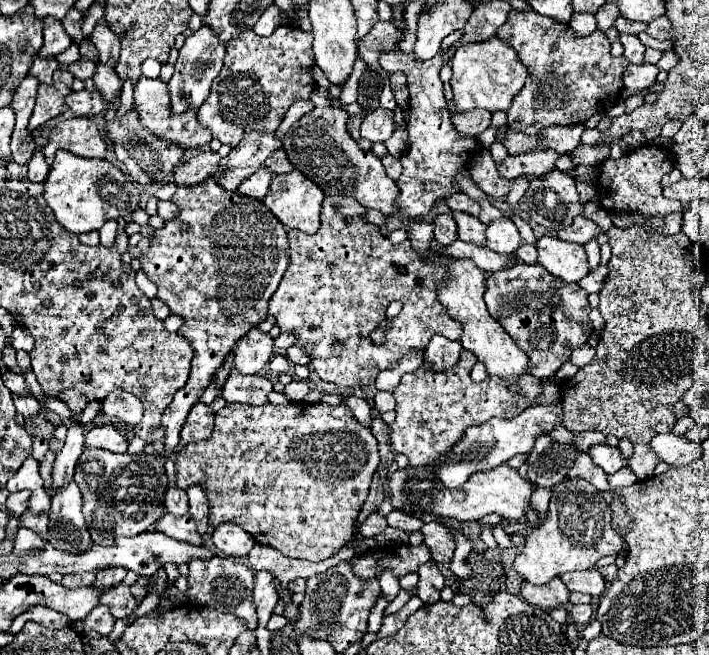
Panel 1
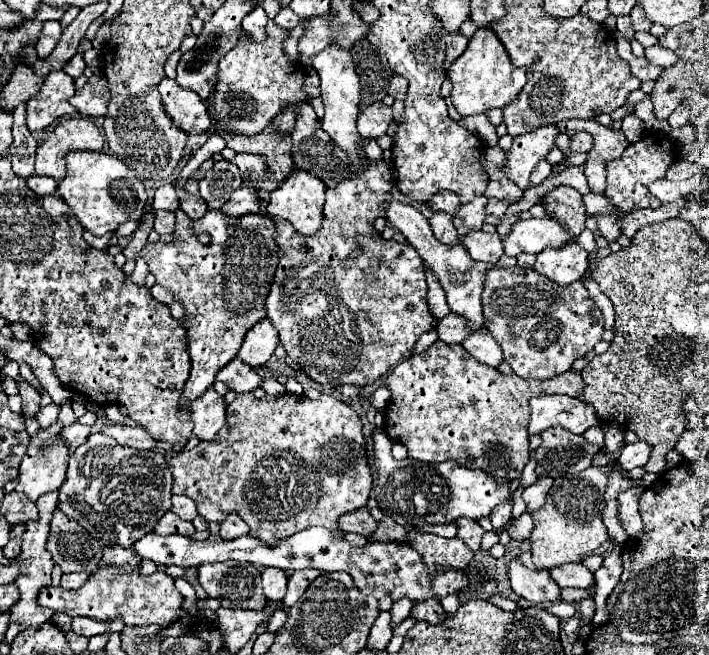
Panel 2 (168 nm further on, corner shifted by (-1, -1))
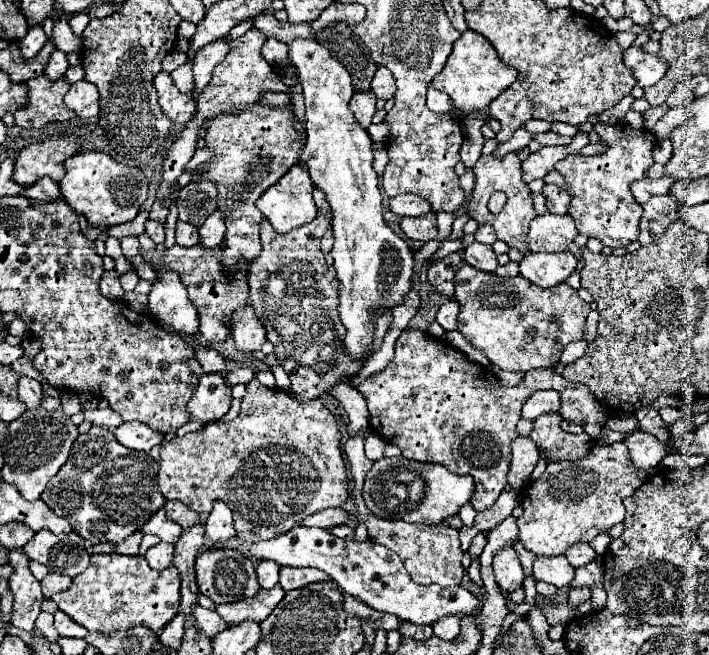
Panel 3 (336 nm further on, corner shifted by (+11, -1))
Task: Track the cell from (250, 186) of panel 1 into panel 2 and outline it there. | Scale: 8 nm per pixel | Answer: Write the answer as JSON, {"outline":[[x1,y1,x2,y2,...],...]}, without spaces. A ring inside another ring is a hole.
{"outline":[[240,186,234,190,230,200,222,206,222,210,230,216,242,216,242,214,254,214,260,212,260,196,254,186]]}

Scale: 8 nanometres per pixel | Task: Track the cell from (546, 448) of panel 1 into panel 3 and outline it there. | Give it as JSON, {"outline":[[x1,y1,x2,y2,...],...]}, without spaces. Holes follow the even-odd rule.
{"outline":[[544,414,536,418,530,438,538,448,544,448,548,462,578,460,588,454,592,438,586,434,568,434,560,428,560,414]]}

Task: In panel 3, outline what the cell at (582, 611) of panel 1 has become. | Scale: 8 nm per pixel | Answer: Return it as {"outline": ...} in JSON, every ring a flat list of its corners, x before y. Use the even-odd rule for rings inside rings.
{"outline":[[584,586,584,588,570,588,570,598,568,598,568,602,572,604,572,606,578,606,578,604,582,604,582,602,586,602,586,600,590,600,590,590]]}

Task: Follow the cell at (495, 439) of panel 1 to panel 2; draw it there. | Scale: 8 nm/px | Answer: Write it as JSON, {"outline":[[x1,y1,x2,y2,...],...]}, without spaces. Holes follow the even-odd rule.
{"outline":[[534,396,530,398,530,434,560,426,572,434,584,434,600,420,592,406,572,396]]}

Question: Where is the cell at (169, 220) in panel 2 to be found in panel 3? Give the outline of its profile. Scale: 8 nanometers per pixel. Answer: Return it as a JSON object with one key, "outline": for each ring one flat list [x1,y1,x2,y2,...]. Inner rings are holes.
{"outline":[[148,220,146,222,146,234,156,242,156,244,162,244,164,242,164,226,156,220]]}

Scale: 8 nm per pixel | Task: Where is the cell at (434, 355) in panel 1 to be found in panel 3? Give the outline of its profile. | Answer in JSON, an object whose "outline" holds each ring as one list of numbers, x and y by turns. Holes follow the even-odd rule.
{"outline":[[448,300,440,306,438,314,436,314,436,322,444,328,444,330,456,330,456,318,460,314,460,304,456,300]]}

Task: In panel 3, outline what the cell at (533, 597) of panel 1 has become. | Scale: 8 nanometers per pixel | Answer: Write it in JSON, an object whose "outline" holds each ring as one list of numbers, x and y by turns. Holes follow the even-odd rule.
{"outline":[[506,546,502,552,496,552,496,556,492,560,492,570,494,570,494,578,502,590,512,592,516,588,522,588,524,572,522,572,520,560,518,560,518,554,514,548]]}

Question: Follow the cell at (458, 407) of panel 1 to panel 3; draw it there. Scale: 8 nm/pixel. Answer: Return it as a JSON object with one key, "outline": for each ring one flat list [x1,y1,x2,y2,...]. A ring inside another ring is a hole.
{"outline":[[408,328,400,334,396,340,396,352,392,362,366,378,356,390,366,398,368,412,370,412,370,426,376,434,380,434,386,442,396,444,402,450,402,456,418,462,434,462,442,464,448,470,456,474,468,474,476,482,476,490,472,494,472,506,476,512,482,512,490,508,500,492,504,490,506,474,510,468,510,442,518,436,516,422,520,420,520,410,524,402,530,398,530,394,538,390,552,388,562,398,562,418,570,424,584,426,588,422,600,422,604,424,608,420,608,410,602,406,602,402,594,400,594,394,584,384,572,384,564,380,560,374,556,374,552,368,540,368,526,372,522,384,510,388,504,386,490,368,484,368,480,364,470,362,460,350,454,346,448,346,448,342,432,338,428,332,422,332,418,328]]}

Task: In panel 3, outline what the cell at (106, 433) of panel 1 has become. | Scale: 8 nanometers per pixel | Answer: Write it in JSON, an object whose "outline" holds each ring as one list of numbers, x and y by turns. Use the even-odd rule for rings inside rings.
{"outline":[[132,420,132,422,122,422,118,428,114,428,116,440,124,444,130,450,142,450,150,452,154,446,162,444,164,434,158,430,152,430,148,424]]}

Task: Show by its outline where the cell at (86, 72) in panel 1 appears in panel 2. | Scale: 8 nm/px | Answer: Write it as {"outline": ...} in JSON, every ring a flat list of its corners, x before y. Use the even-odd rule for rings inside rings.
{"outline":[[76,54,76,56,64,66,64,72,66,72,68,76,72,76,72,78,78,78,78,76,84,74,84,68,86,68,86,62,84,62,82,54]]}

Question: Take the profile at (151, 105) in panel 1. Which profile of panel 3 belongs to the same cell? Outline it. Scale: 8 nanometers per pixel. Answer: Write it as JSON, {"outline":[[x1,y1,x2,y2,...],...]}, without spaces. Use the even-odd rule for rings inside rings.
{"outline":[[160,72,154,78,154,86,158,90,158,102,164,110,164,114,170,116,172,122,186,124,194,116,194,96,188,92,180,92,176,84,172,82,172,76,168,72]]}

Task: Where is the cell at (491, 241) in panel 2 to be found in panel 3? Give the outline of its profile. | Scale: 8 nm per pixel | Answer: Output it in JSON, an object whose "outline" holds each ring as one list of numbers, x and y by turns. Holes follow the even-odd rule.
{"outline":[[470,244,464,252,462,252,462,258,464,262,468,262,470,266,474,266,476,270,482,270,482,272,494,272,498,268,498,260,496,260,496,254,492,250,492,246,486,246,486,244]]}

